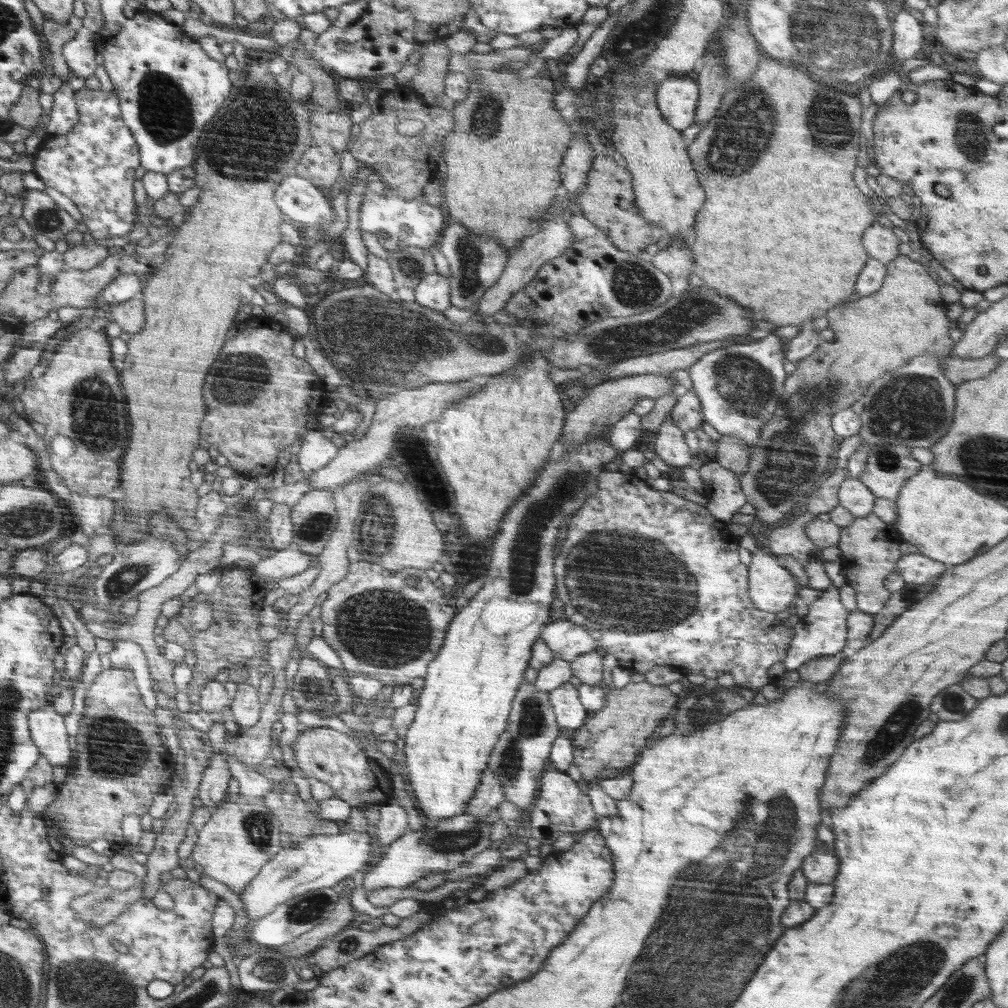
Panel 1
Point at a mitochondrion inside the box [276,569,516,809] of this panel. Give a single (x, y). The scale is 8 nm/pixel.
(386, 629)

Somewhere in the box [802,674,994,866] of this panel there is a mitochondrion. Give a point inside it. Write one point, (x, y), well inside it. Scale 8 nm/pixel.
(908, 713)

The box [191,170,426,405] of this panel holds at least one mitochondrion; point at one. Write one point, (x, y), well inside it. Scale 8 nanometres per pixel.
(413, 268)

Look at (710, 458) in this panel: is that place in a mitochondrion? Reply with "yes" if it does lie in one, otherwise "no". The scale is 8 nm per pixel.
no

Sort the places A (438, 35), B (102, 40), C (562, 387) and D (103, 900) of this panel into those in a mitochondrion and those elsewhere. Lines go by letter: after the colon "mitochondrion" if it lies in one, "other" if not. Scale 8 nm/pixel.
A: other
B: other
C: other
D: mitochondrion

